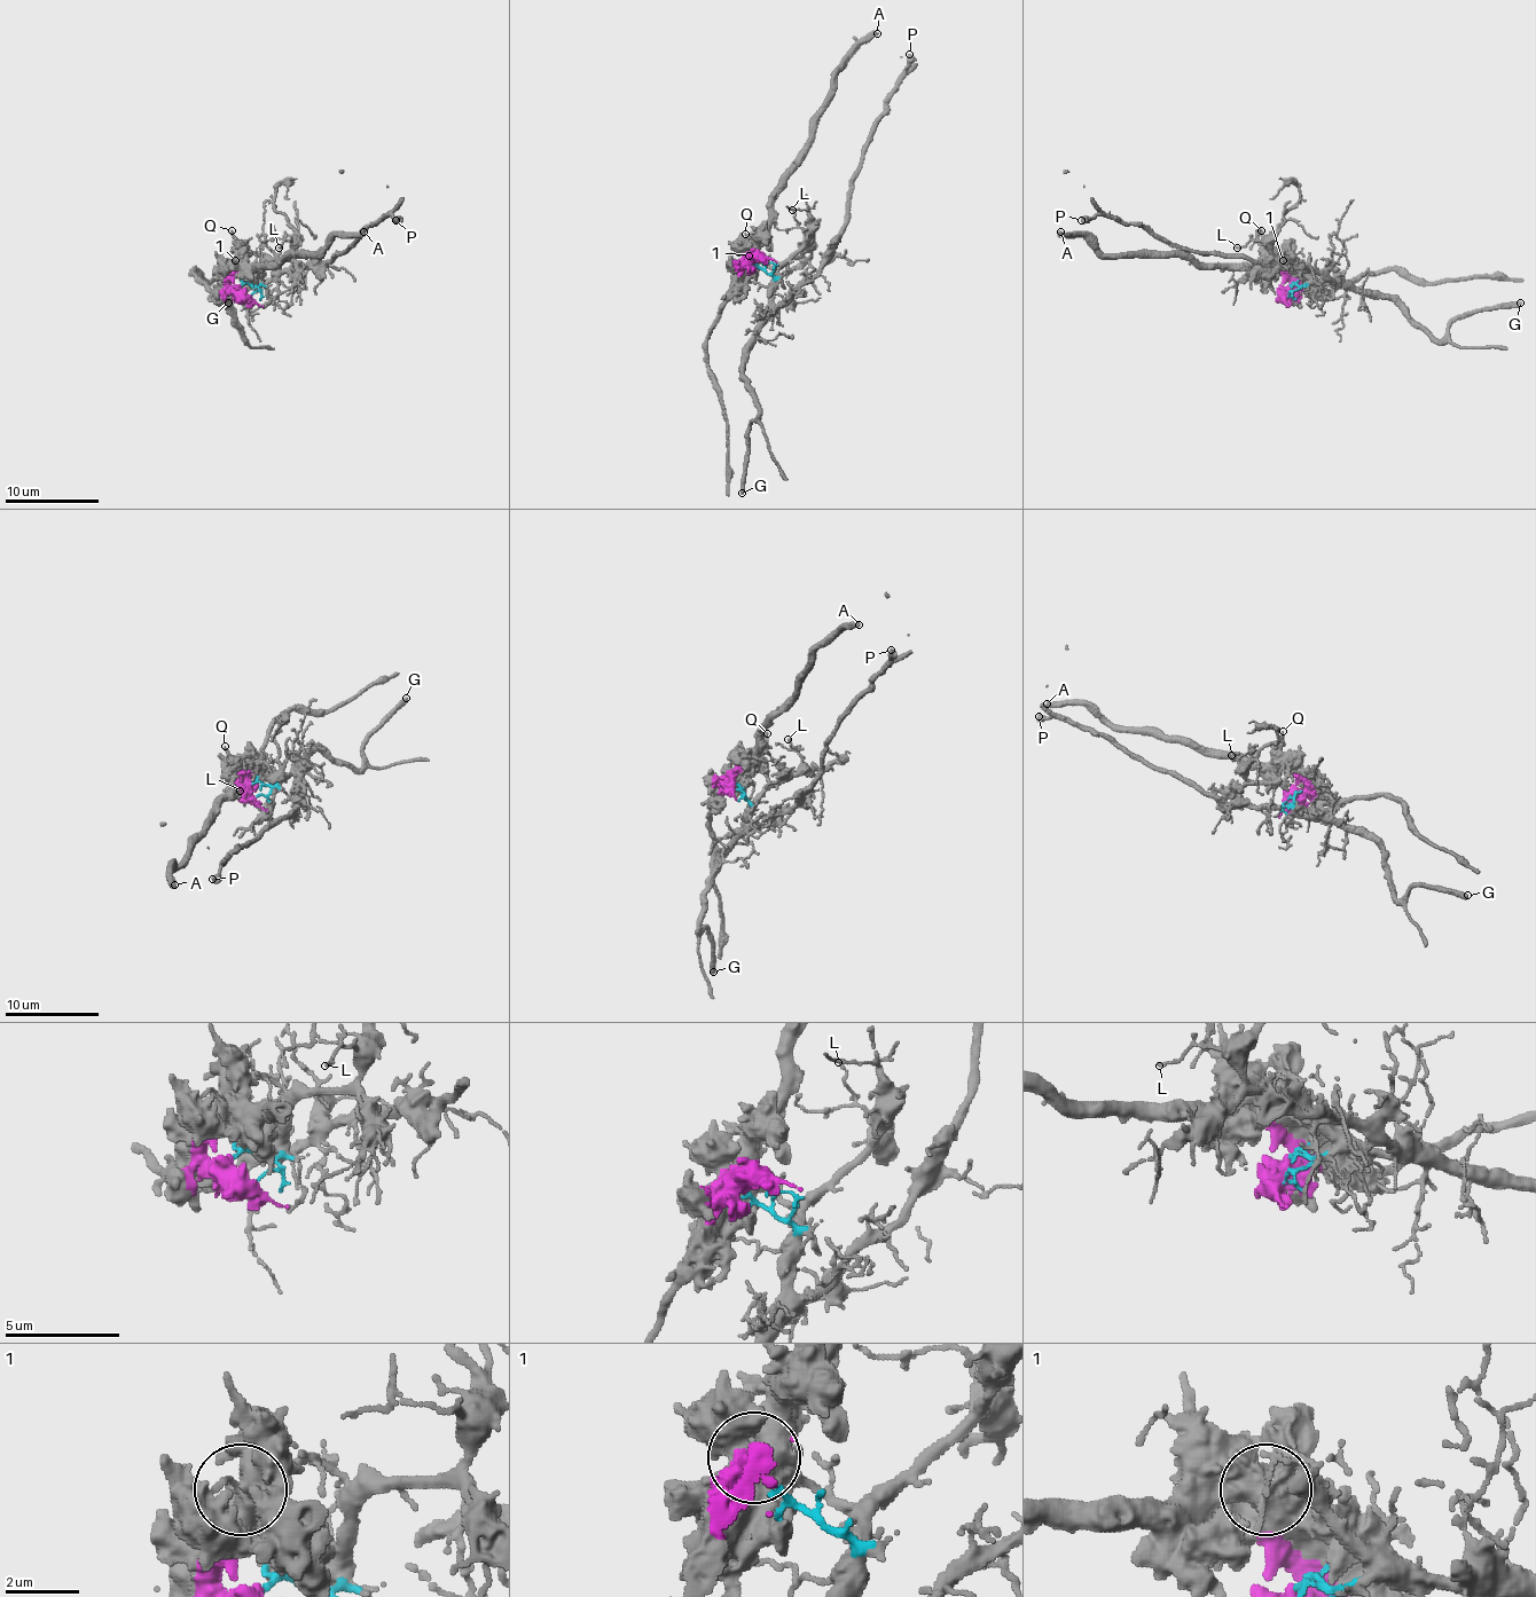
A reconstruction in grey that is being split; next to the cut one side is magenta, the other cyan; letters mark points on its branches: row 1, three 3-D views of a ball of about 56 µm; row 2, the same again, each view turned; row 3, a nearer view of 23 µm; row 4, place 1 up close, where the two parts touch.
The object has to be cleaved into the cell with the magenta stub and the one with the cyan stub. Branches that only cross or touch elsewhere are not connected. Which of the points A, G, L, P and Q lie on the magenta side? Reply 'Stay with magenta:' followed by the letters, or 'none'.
Stay with magenta: A, Q

